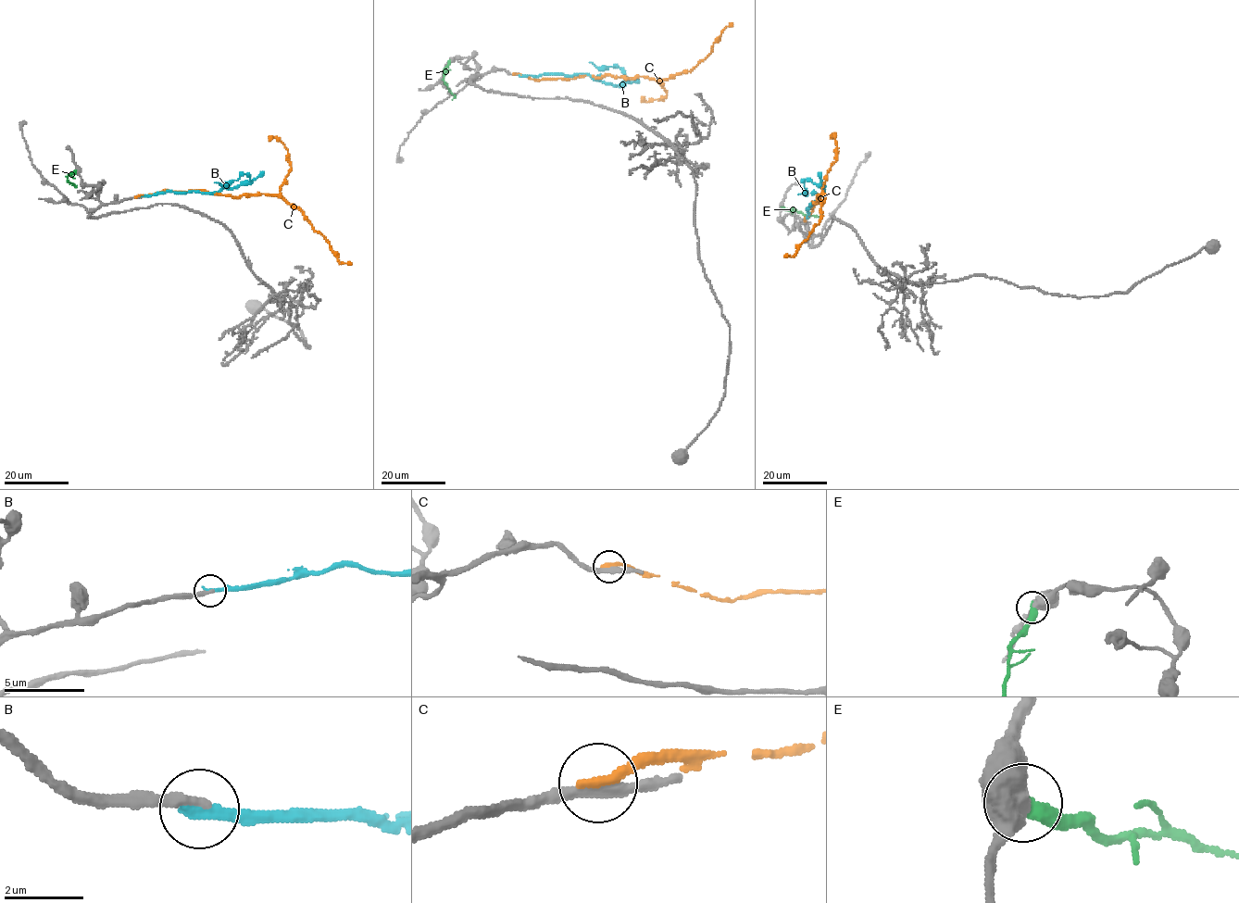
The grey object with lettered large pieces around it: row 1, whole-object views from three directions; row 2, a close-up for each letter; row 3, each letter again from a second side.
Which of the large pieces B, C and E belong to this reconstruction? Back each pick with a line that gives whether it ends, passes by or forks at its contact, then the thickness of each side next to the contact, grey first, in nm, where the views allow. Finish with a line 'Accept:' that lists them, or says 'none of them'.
B: it ends there; 280 nm thick on the grey side, 300 nm on the other
Accept: B

